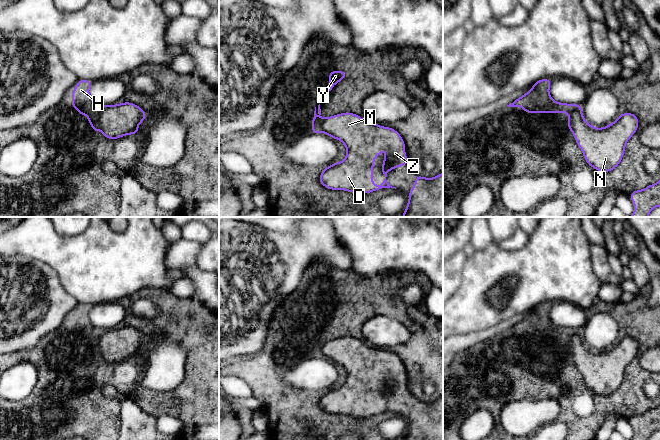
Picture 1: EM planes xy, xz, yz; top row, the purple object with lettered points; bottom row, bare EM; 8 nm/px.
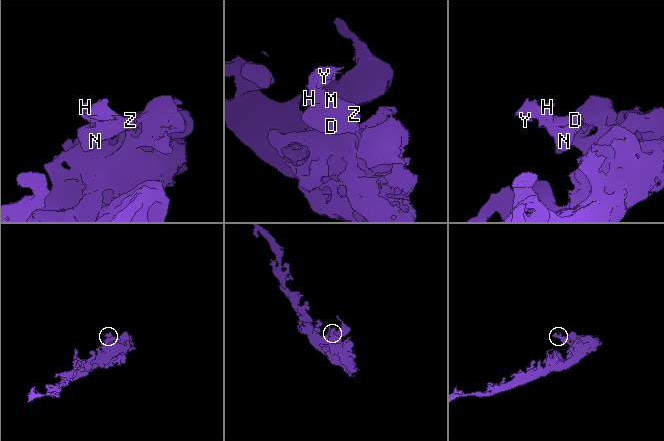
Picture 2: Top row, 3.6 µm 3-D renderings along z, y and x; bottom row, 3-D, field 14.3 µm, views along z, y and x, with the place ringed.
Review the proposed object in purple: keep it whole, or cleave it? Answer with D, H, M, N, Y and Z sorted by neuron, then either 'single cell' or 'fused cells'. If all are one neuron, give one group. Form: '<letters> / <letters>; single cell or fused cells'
D M N Z / H Y; fused cells

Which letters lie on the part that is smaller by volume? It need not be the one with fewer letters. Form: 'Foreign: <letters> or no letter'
Foreign: H, Y

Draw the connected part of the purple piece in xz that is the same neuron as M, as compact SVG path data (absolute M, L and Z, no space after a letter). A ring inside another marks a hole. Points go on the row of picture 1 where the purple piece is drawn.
M345 112L326 118L322 124L322 132L340 140L347 150L342 162L335 162L323 169L319 181L324 187L355 194L390 187L396 189L387 182L387 173L391 169L407 165L405 143L396 130ZM383 149L387 150L381 167L383 184L374 185L374 159Z

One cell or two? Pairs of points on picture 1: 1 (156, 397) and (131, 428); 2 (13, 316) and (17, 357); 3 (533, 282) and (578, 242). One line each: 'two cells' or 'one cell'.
1: two cells
2: two cells
3: one cell

